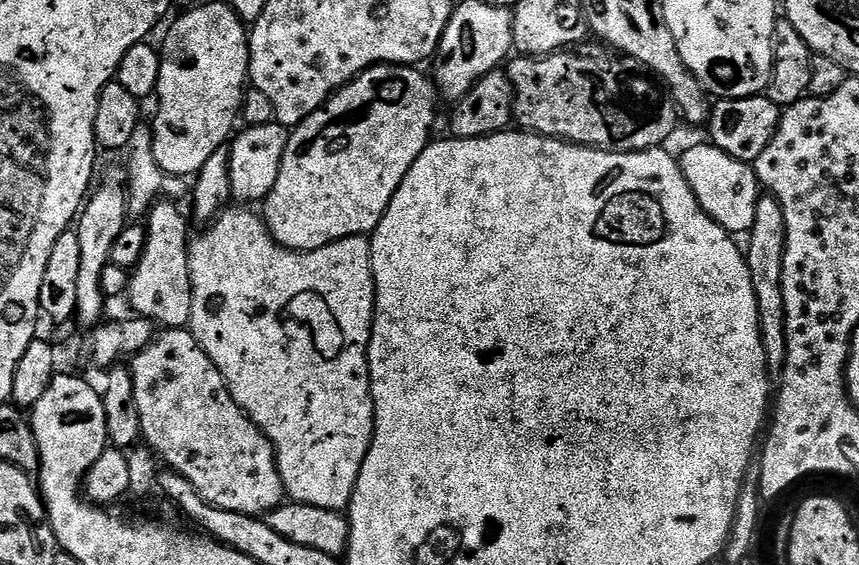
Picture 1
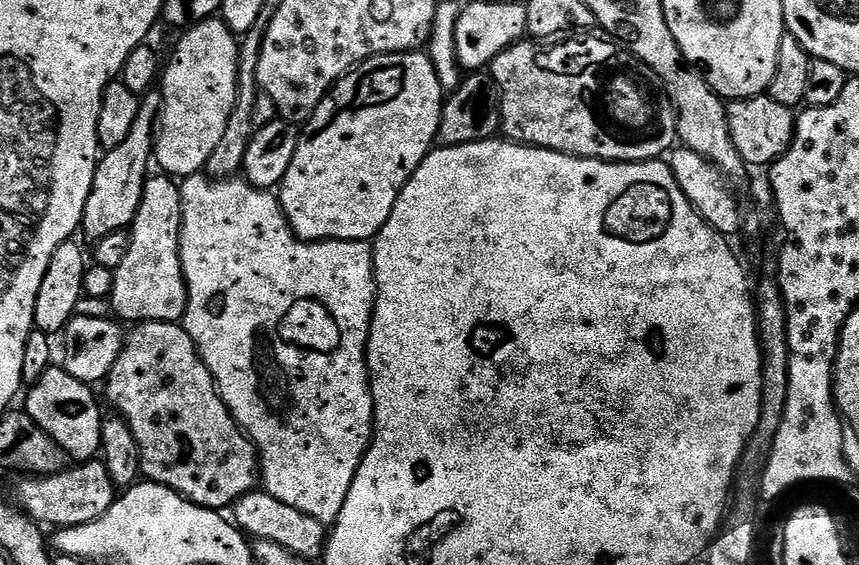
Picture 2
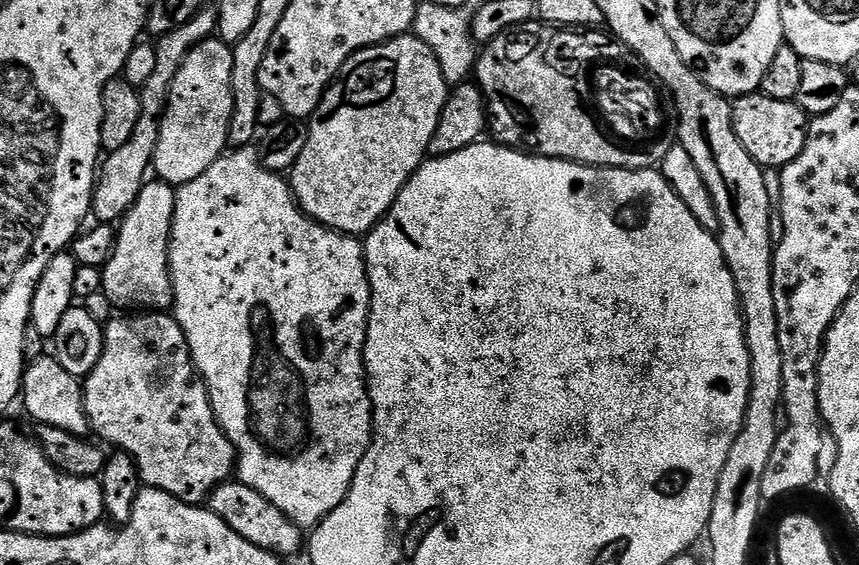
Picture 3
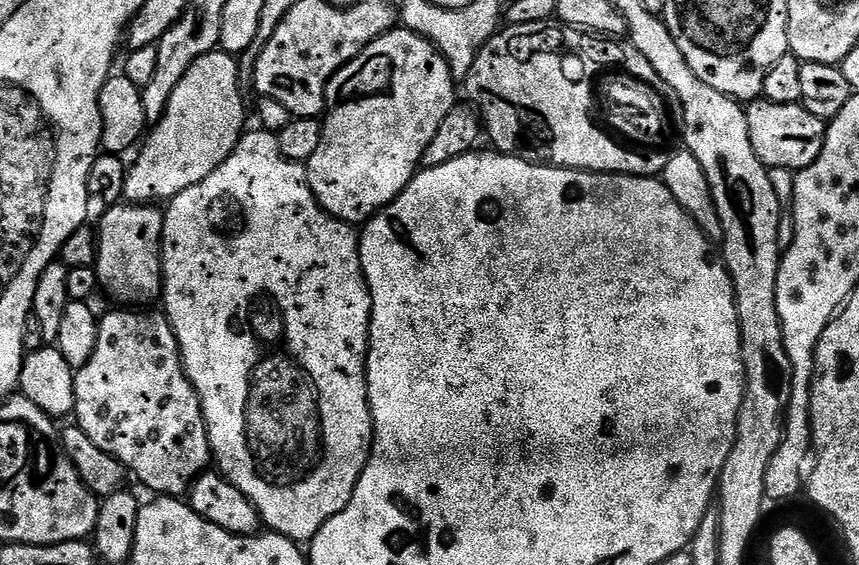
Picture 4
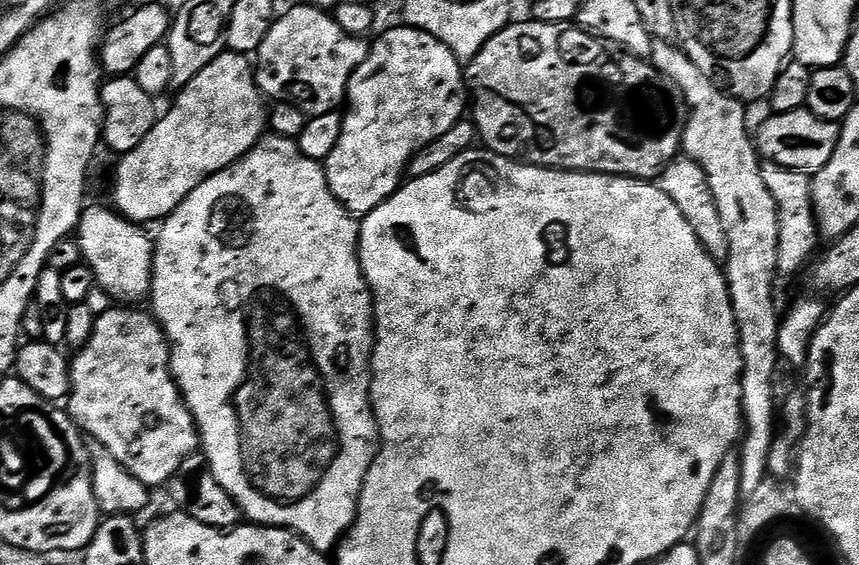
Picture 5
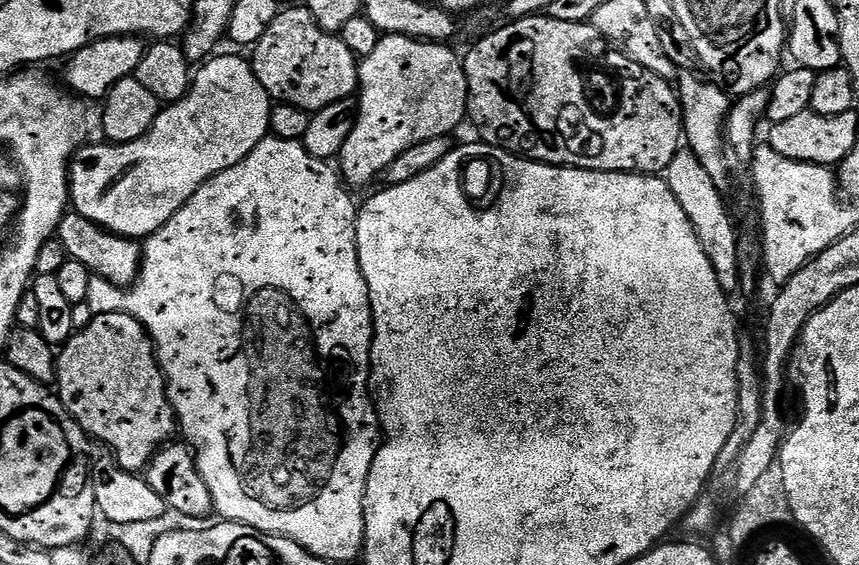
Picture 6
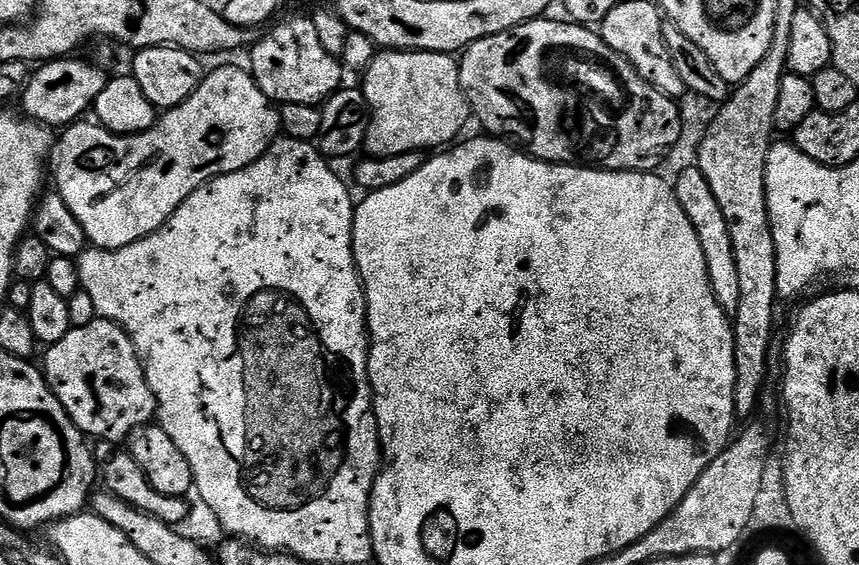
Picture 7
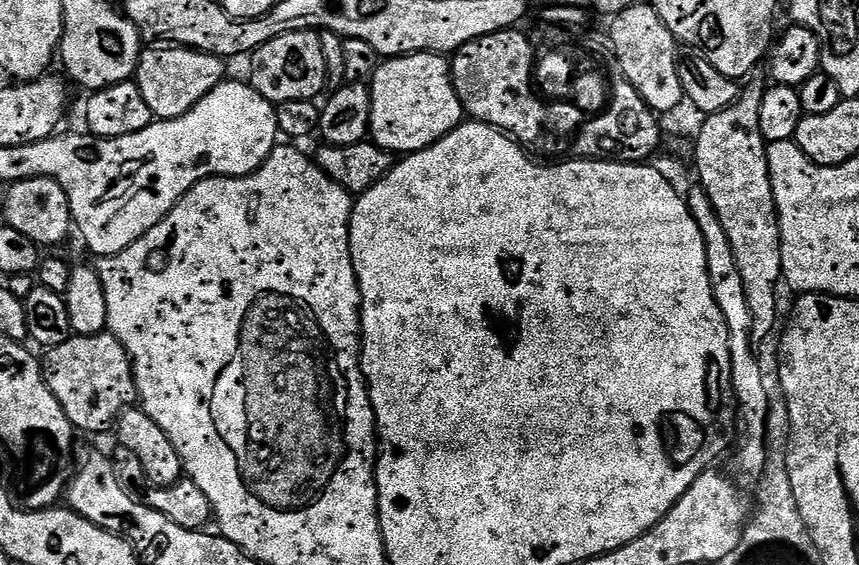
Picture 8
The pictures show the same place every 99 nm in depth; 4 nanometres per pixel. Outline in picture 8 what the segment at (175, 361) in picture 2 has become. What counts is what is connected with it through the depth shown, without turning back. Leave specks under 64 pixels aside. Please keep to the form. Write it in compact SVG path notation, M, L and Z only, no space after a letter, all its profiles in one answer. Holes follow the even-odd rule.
M111 331L89 336L75 335L58 346L47 349L42 367L48 389L58 398L73 429L100 432L117 423L120 413L137 403L136 379L128 351Z

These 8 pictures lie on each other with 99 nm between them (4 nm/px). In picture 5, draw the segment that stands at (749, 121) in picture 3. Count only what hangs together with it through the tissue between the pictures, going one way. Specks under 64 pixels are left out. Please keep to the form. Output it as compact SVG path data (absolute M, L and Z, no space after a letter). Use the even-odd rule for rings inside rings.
M806 106L789 112L777 112L769 117L769 120L754 132L757 153L767 163L795 172L814 174L822 170L826 162L830 162L830 154L834 154L840 137L840 124L837 121L818 118Z

